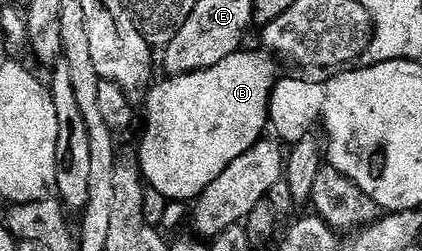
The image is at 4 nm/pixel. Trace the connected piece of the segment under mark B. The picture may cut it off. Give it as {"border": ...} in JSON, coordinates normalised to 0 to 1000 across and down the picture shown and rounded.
{"border":[[[583,203],[552,207],[531,231],[531,247],[512,247],[512,263],[500,271],[443,287],[436,303],[403,303],[384,323],[377,315],[348,363],[341,386],[346,514],[336,526],[322,633],[336,673],[339,721],[389,773],[396,805],[467,797],[495,733],[512,725],[512,709],[521,709],[559,629],[569,629],[569,614],[623,554],[621,522],[633,522],[640,470],[640,378],[664,291],[647,255],[652,243],[628,203]]]}

